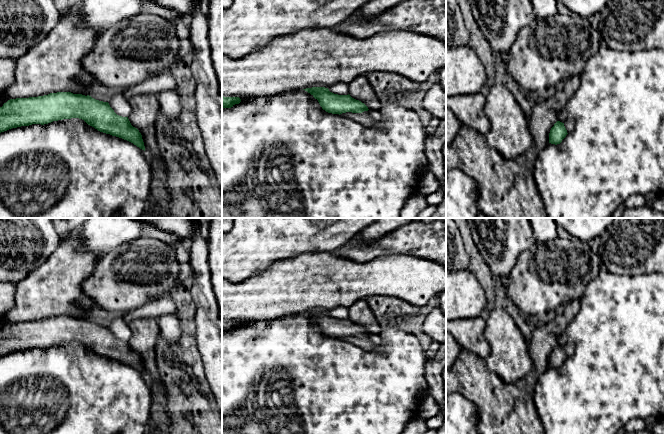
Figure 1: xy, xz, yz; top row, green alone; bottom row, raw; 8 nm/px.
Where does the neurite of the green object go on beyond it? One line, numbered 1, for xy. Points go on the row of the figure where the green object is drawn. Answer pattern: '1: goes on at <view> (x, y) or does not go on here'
1: does not go on here

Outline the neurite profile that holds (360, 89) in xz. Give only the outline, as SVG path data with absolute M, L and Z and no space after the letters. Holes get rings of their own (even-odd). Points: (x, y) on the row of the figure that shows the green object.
M366 75L357 77L349 83L349 95L364 103L369 110L380 110L382 106Z

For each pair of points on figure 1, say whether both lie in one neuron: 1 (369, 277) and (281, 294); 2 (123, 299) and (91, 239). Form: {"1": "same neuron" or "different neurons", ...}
{"1": "same neuron", "2": "different neurons"}

